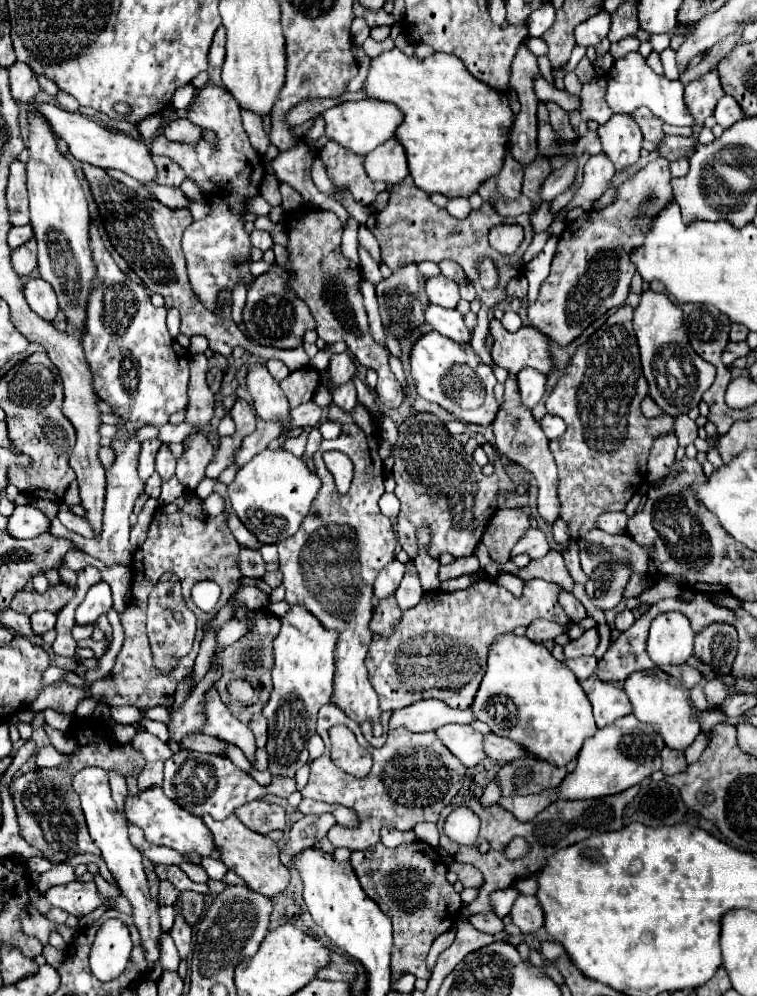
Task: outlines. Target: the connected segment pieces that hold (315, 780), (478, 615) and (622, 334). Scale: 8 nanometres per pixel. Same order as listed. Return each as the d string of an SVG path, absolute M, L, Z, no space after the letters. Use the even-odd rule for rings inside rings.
M334 704L322 706L318 712L318 726L316 732L326 742L326 750L320 758L312 760L312 770L308 784L300 792L302 798L316 798L324 802L334 802L348 806L356 810L360 826L356 830L342 828L334 824L328 830L328 840L334 844L334 848L348 848L348 850L366 850L372 844L380 842L380 830L384 826L390 828L414 828L418 822L438 822L440 812L452 802L452 798L458 794L462 786L462 778L466 774L466 768L462 762L450 754L450 750L436 738L434 732L406 732L404 728L392 730L388 734L388 740L382 748L372 748L366 738L360 732L360 726L350 720L340 708ZM336 724L348 726L358 742L372 754L374 766L368 776L358 778L344 770L340 770L330 760L330 736L328 730Z
M528 580L524 586L522 596L514 596L504 586L496 582L478 582L476 586L456 590L456 592L426 592L418 606L406 610L402 614L402 620L396 628L394 636L382 638L374 636L370 642L370 650L366 656L366 668L370 676L370 684L378 692L380 698L380 710L398 710L404 706L410 706L418 700L426 698L438 698L446 702L452 708L466 710L470 708L474 694L480 686L480 680L486 670L486 652L494 640L494 636L502 632L510 632L518 626L528 626L536 618L546 618L558 624L566 624L568 616L564 614L562 606L558 604L558 592L560 586L546 582L546 580Z
M624 304L616 312L612 312L606 322L572 354L566 372L558 378L554 390L546 400L546 410L554 416L560 416L566 422L566 432L558 440L550 442L550 450L558 464L558 498L562 504L560 518L568 522L570 540L564 544L584 538L590 530L596 528L598 516L604 512L624 510L626 502L638 492L642 482L646 480L646 464L648 454L656 438L674 432L672 416L646 418L640 412L640 402L648 394L646 378L642 376L638 344L632 328L634 308Z

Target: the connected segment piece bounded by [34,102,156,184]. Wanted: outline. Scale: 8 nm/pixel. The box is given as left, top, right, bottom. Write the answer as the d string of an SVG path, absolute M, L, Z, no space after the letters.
M36 102L34 104L36 112L48 120L50 130L54 132L54 136L58 140L64 140L68 144L70 154L80 160L80 162L88 162L92 166L100 166L100 168L116 168L126 172L128 176L142 180L142 182L154 182L156 180L156 168L152 162L152 156L146 148L146 144L138 138L132 138L128 134L120 134L120 132L110 132L108 128L100 126L98 122L94 122L92 118L80 114L80 112L68 112L62 110L60 106L52 104L52 102Z

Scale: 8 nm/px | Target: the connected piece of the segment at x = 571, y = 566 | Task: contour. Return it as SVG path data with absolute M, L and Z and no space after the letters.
M572 543L570 548L563 551L562 556L572 579L577 583L585 585L589 577L581 568L578 543Z

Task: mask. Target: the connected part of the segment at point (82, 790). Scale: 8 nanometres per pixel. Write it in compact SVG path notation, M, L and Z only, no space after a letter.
M84 768L72 776L72 788L80 796L80 804L82 804L84 816L86 816L86 824L88 824L92 842L100 848L108 870L112 872L112 876L116 878L116 882L122 888L122 894L134 906L132 918L134 918L134 924L138 926L138 930L142 934L144 948L148 950L150 978L158 980L158 976L162 974L162 968L158 966L158 948L156 948L158 936L162 932L160 920L158 920L158 902L154 902L148 894L148 882L146 882L146 874L144 874L144 866L142 866L142 854L138 852L138 848L132 846L132 842L128 838L128 820L124 818L124 814L116 808L116 804L112 800L112 790L108 784L108 772L102 768Z

